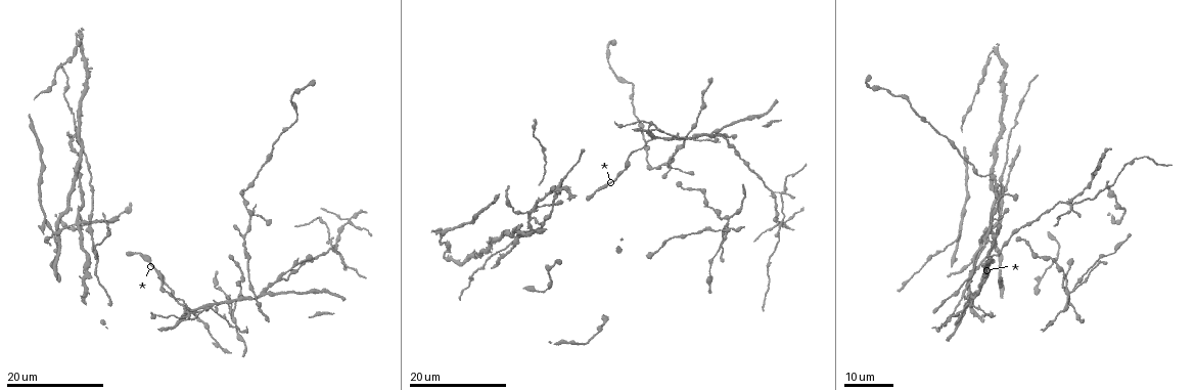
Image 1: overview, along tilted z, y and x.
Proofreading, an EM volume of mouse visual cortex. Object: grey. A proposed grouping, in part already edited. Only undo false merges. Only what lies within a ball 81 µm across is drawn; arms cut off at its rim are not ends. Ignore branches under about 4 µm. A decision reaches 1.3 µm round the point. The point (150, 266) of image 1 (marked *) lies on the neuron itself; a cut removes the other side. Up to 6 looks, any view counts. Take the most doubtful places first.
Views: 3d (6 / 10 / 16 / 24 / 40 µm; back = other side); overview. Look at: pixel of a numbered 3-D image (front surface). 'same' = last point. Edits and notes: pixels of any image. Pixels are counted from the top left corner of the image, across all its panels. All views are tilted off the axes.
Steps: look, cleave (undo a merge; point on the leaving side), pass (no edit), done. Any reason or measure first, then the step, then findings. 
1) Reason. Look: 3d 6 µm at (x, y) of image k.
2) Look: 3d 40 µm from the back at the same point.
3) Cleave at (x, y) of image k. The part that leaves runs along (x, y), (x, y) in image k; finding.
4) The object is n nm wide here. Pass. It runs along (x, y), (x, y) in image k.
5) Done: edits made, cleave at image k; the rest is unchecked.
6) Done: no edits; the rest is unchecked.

Four-way junction. Look: 3d 24 µm at (349, 217) of image 1.

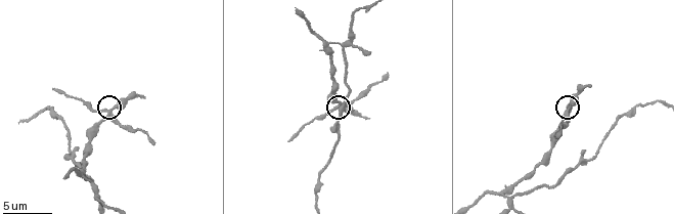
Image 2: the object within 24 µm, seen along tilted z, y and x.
Look: 3d 6 µm at (568, 113) of image 2.

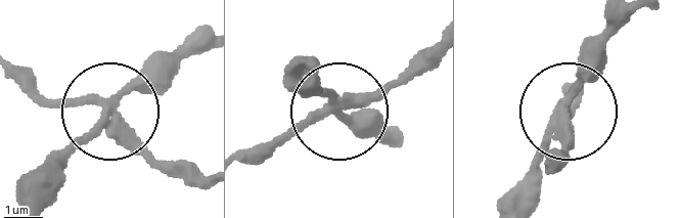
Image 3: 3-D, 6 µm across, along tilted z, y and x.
The object is 240 nm wide here. Pass. It runs along (35, 206), (122, 94), (196, 29) in image 3; continuous, no second neuron.

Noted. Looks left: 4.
Look: 3d 10 µm at (504, 193) of image 2.

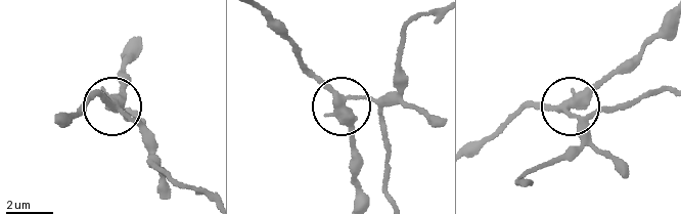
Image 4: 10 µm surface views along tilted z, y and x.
4 arms meet here. Cleave at (140, 129) of image 4. The part that leaves runs along (563, 106), (575, 114), (594, 114), (667, 89) in image 4; a second neuron is stuck on.

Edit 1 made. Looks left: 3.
Look: overview.

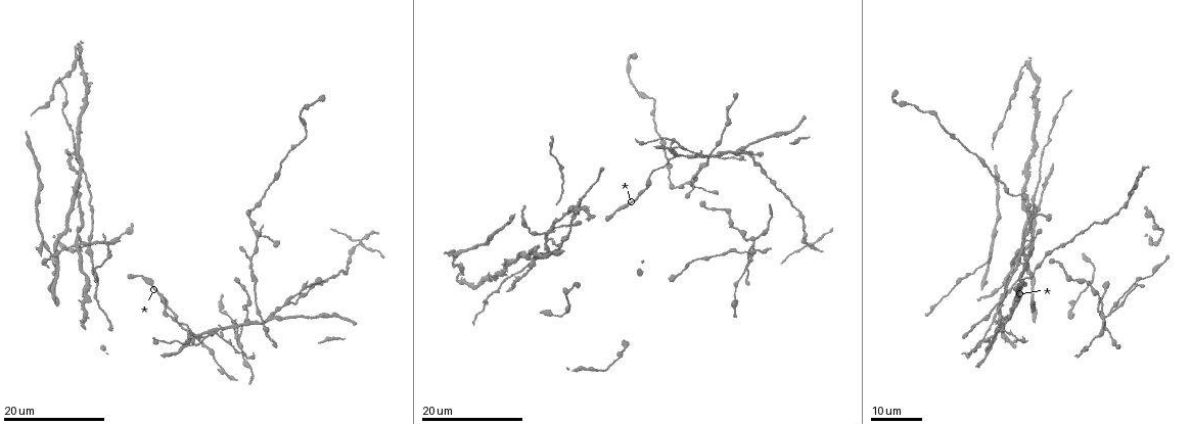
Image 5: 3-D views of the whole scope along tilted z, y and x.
Looks like a crossing. Look: 3d 24 µm at (1032, 214) of image 5.

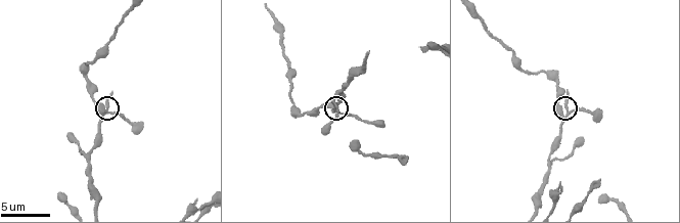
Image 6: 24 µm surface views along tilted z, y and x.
Zoom in. Look: 3d 6 µm at (569, 111) of image 6.

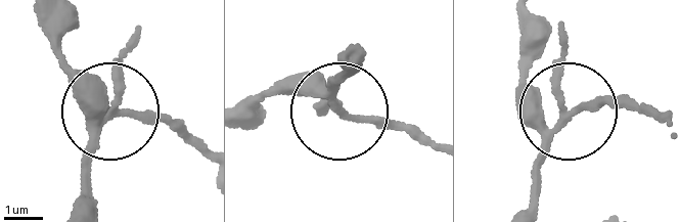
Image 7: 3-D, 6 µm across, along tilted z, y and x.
The side arm is 6 µm long. Pass. It runs along (338, 63), (325, 85), (337, 110), (423, 138) in image 7; continuous, no second neuron.

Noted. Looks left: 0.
Done: edits made, cleave at image 4; the rest is unchecked.

